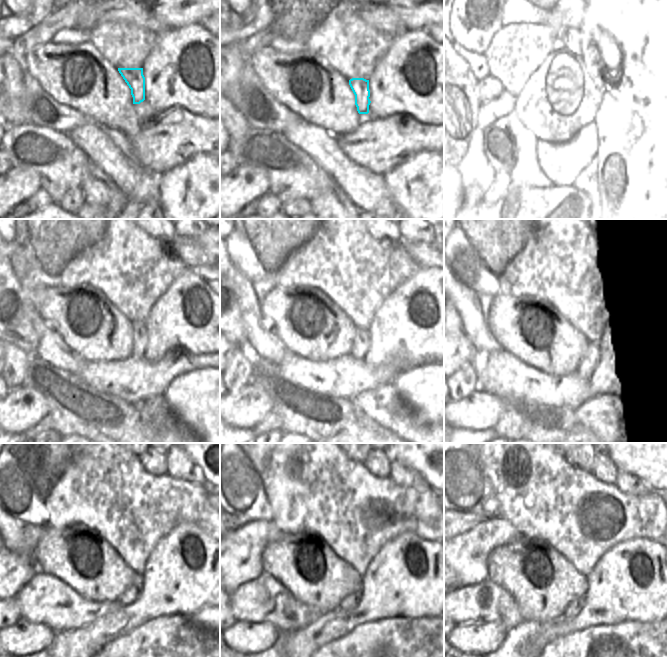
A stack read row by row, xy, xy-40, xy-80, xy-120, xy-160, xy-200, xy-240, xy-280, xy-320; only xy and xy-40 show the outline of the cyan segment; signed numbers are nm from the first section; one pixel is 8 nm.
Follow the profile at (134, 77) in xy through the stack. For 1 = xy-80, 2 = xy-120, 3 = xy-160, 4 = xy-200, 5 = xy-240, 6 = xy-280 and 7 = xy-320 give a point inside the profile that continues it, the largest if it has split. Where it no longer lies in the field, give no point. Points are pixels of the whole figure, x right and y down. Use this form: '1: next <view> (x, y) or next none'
1: next xy-80 (586, 95)
2: next xy-120 (139, 329)
3: next xy-160 (362, 341)
4: next xy-200 (586, 367)
5: next xy-240 (131, 596)
6: next xy-280 (349, 603)
7: next xy-320 (574, 607)

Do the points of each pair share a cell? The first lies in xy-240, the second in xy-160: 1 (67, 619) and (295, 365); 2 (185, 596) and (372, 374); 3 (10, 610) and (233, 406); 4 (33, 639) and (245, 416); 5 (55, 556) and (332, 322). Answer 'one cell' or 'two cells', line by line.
1: one cell
2: two cells
3: two cells
4: one cell
5: one cell

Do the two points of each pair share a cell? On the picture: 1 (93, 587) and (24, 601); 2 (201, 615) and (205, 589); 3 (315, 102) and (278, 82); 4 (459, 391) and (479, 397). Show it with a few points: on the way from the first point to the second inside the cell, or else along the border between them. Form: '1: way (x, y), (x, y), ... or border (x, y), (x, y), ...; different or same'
1: border (56, 577), (84, 597), (96, 602); different
2: border (209, 605), (204, 605), (189, 616); different
3: way (306, 104), (302, 104), (287, 89); same
4: border (476, 389), (454, 401); different

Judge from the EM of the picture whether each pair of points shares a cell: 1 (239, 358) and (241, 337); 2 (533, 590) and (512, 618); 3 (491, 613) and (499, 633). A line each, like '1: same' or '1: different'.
1: different
2: different
3: different

